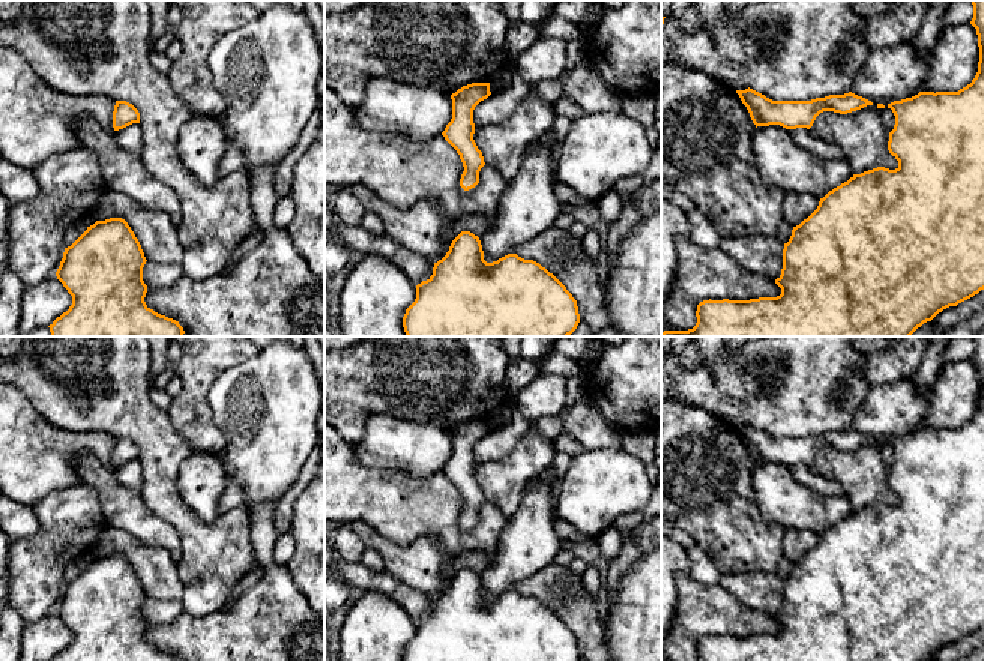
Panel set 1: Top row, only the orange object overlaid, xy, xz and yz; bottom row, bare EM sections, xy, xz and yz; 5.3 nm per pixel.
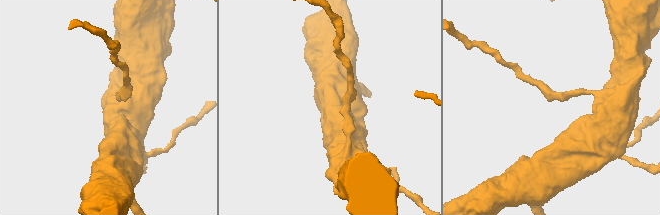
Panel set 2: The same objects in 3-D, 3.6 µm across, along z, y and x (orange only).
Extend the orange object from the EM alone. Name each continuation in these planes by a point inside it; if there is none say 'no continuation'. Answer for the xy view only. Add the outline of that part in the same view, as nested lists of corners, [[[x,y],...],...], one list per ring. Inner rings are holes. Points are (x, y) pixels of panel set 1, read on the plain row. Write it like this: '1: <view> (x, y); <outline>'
no continuation

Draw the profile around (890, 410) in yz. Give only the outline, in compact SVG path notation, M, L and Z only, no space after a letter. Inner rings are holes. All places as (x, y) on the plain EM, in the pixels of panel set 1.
M912 379L873 385L856 413L852 430L888 443L894 437L922 428L930 395L918 389Z

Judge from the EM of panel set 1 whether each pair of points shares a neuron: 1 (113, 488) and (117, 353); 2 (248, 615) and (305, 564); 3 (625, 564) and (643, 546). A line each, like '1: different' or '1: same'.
1: different
2: different
3: same

